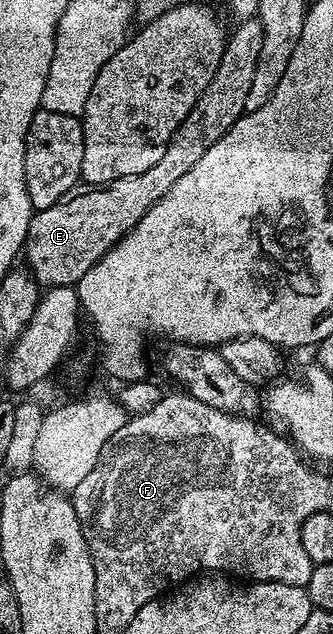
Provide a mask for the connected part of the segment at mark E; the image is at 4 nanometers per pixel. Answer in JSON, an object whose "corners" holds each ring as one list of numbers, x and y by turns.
{"corners":[[256,17,246,18,236,23,237,27,228,35,225,51,221,57,221,63,217,69,217,75,211,84,207,84,205,91,199,96,195,108,179,124,179,128,173,133,169,146,159,156,159,164,151,164,147,172,139,172,135,176,123,176,119,180,111,180,104,186,89,186,78,184,63,196,51,208,43,208,36,211,33,219,29,221,27,232,23,236,23,258,26,258,28,269,37,281,38,287,71,286,76,284,82,276,91,269,101,257,118,242,122,234,128,234,146,212,153,207,163,196,171,190,171,184,183,176,183,172,189,172,199,164,203,152,211,148,219,139,229,131,233,125,246,113,247,92,251,92,251,80,255,80,255,64,259,64,259,51,263,48,263,28]]}

